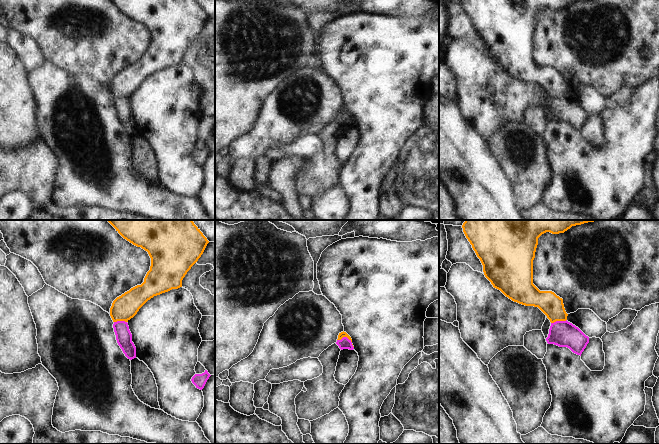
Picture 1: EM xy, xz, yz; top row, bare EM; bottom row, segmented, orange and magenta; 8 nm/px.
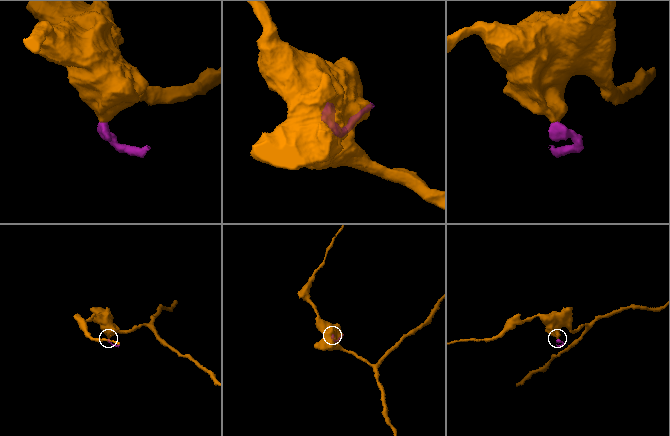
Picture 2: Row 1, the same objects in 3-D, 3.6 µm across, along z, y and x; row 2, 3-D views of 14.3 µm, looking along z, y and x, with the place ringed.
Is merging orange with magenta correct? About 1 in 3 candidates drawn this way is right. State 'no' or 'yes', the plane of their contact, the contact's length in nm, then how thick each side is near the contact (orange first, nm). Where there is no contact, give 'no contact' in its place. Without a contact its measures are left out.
no | xz | 120 nm | 50/90 nm

